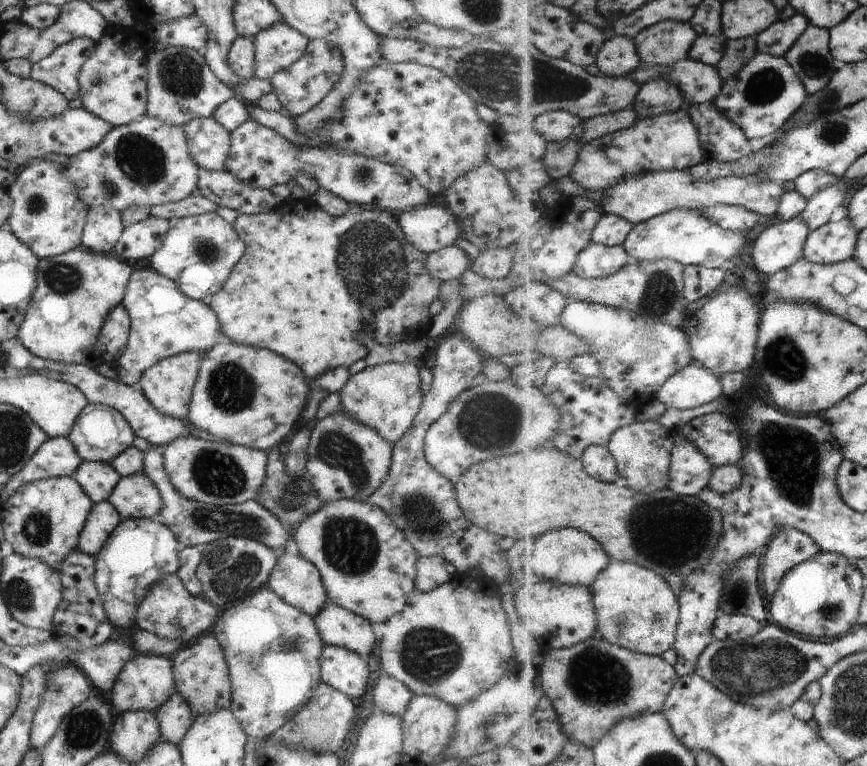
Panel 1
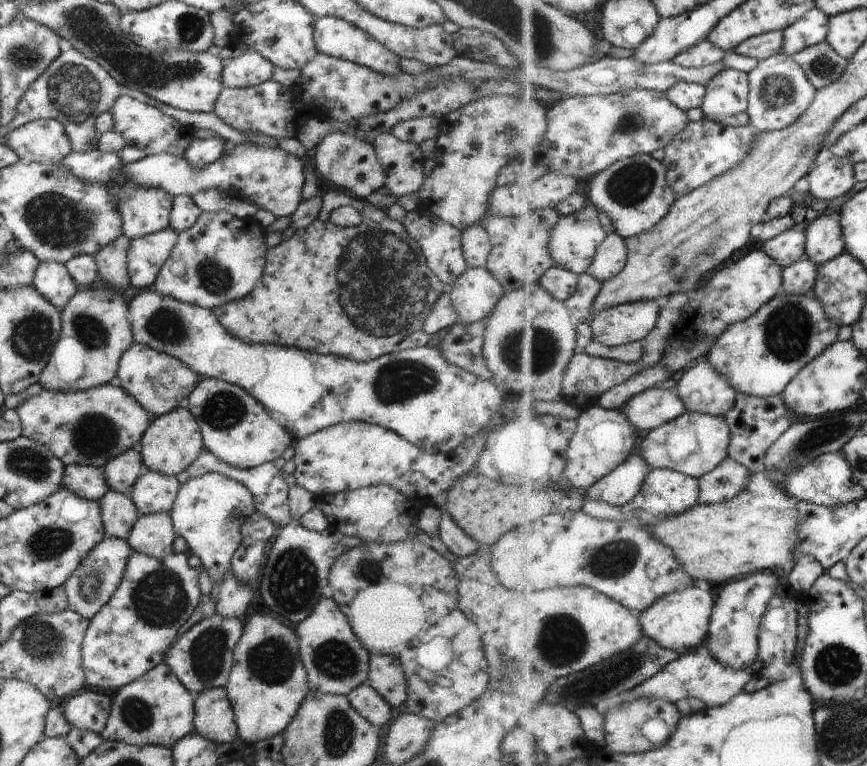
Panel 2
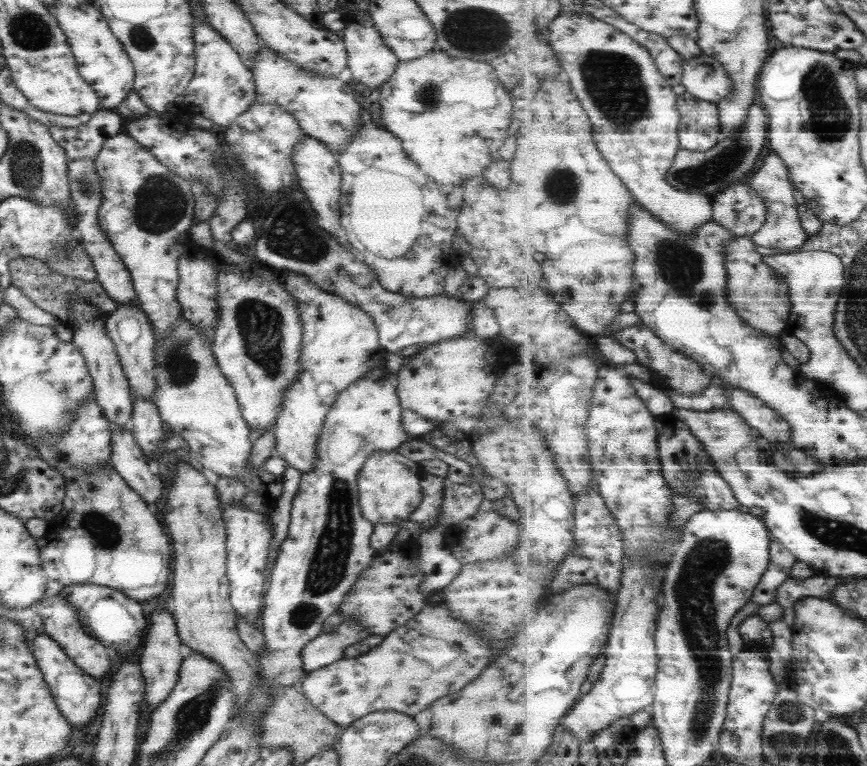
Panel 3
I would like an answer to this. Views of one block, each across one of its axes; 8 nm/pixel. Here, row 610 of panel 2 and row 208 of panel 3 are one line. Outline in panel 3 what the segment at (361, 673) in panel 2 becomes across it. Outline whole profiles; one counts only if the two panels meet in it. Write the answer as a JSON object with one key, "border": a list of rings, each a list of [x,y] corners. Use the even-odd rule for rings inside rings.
{"border":[[[304,134],[294,152],[291,153],[292,163],[295,167],[296,184],[303,191],[309,201],[311,210],[315,211],[315,224],[320,226],[328,236],[335,236],[339,230],[340,217],[340,168],[335,154],[325,145],[314,138]]]}

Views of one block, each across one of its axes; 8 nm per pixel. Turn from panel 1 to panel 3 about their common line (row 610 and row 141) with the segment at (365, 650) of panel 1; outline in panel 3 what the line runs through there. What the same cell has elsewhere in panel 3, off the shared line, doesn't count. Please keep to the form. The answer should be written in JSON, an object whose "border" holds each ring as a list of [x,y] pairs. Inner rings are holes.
{"border":[[[260,44],[257,55],[251,59],[251,63],[252,67],[249,70],[253,75],[256,101],[259,103],[271,103],[286,110],[297,122],[303,134],[322,142],[332,153],[339,152],[340,148],[350,141],[349,139],[352,137],[353,132],[360,127],[358,120],[363,108],[353,100],[354,94],[348,83],[343,83],[338,78],[325,78],[320,74],[316,74],[316,72],[312,72],[312,70],[300,68],[300,66],[283,59],[283,57],[279,57],[274,50],[262,44]]]}

